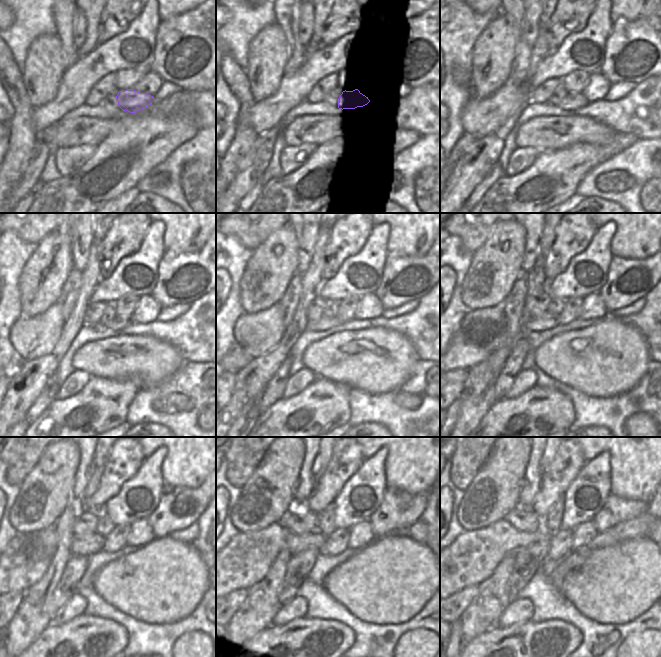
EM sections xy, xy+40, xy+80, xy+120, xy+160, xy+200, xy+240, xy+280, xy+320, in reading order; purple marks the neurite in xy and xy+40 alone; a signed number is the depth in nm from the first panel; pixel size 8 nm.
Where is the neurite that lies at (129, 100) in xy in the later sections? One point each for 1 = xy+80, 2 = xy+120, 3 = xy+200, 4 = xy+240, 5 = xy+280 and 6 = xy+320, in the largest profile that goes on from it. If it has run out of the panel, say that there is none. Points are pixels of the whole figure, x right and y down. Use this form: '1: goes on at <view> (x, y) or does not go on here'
1: goes on at xy+80 (572, 101)
2: goes on at xy+120 (118, 323)
3: goes on at xy+200 (546, 321)
4: goes on at xy+240 (89, 544)
5: goes on at xy+280 (245, 561)
6: goes on at xy+320 (472, 557)

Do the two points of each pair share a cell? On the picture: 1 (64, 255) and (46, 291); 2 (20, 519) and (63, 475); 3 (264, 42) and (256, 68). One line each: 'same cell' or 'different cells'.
1: same cell
2: same cell
3: same cell

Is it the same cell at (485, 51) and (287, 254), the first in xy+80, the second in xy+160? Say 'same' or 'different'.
same

